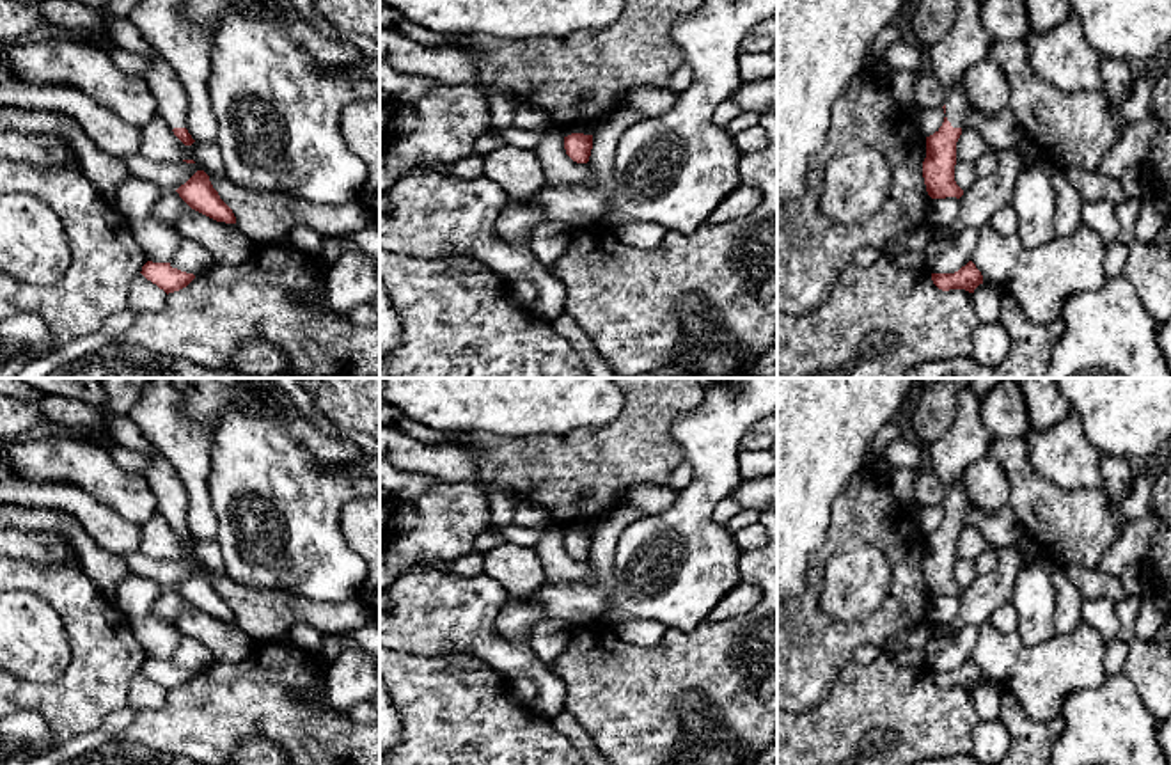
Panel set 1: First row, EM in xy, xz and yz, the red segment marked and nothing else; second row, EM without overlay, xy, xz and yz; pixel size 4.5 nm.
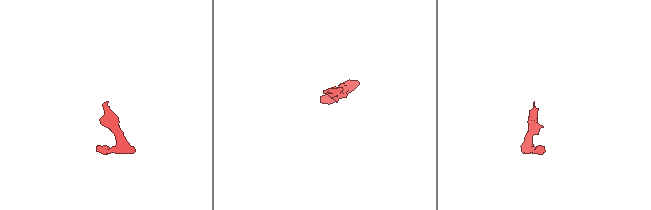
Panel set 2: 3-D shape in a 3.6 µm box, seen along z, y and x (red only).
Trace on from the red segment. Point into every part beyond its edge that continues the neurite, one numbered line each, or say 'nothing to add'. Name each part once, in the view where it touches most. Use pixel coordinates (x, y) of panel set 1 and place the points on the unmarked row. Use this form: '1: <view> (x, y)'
1: yz (957, 501)

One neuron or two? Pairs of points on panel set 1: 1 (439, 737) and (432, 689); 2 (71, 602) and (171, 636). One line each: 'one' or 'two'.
1: one
2: two

